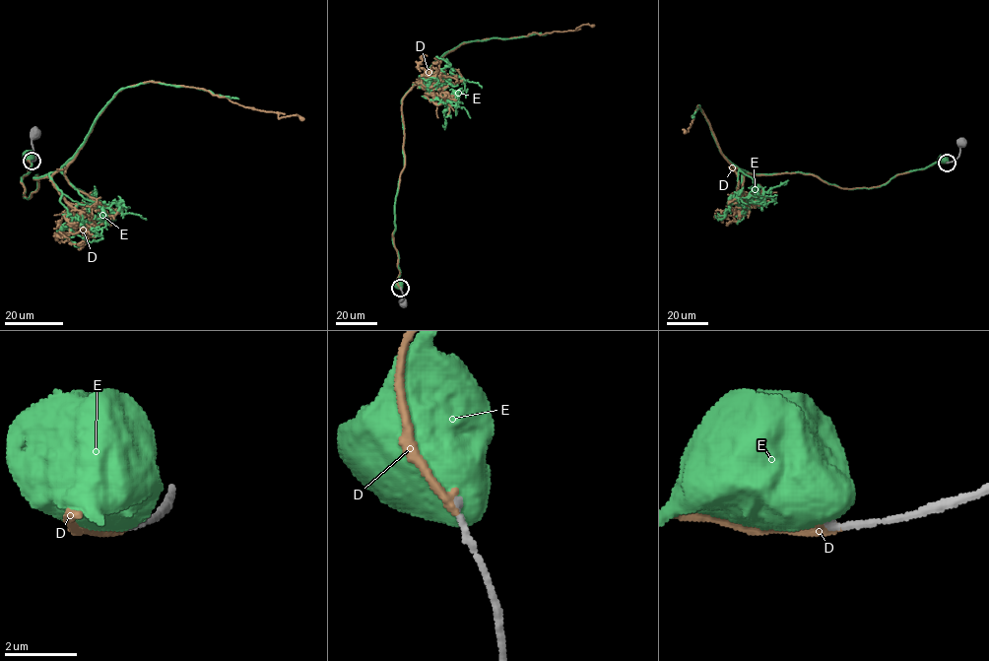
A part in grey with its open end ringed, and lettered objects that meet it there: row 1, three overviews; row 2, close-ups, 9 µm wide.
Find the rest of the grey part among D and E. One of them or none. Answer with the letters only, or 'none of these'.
D

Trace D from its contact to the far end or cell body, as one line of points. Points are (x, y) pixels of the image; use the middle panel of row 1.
D: (400, 288), (392, 232), (395, 200), (405, 164), (404, 97), (435, 62), (462, 43), (594, 26)

